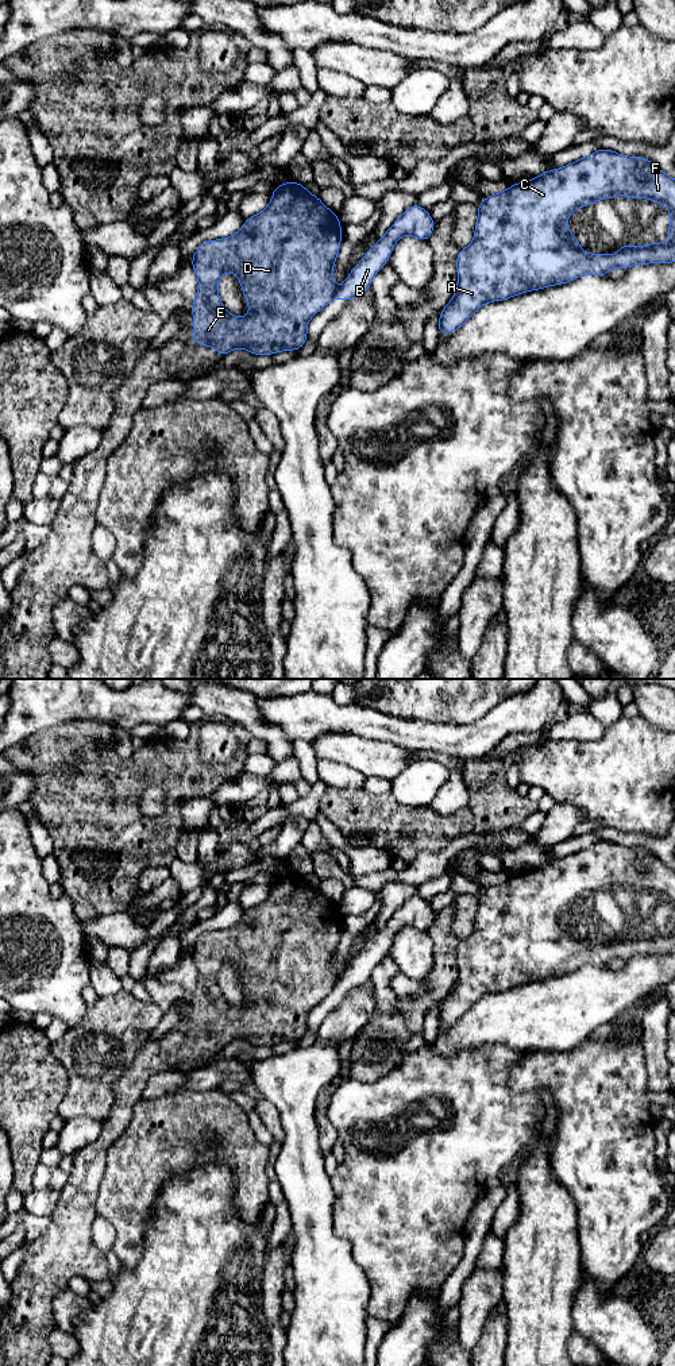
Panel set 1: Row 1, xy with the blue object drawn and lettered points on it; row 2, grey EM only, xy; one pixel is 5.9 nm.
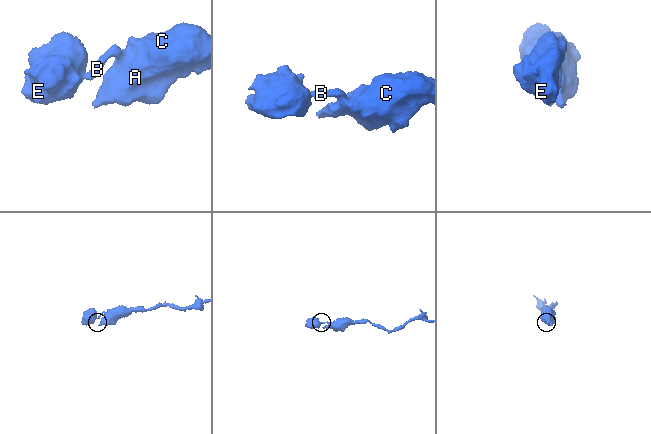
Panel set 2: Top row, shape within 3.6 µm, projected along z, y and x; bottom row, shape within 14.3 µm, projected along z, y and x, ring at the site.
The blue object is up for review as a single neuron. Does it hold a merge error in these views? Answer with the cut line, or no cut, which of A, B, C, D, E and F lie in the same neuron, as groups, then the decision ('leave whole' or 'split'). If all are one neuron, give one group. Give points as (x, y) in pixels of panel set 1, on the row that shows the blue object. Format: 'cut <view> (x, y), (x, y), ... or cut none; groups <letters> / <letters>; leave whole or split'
cut xy (336, 289), (332, 296); groups A B C F / D E; split

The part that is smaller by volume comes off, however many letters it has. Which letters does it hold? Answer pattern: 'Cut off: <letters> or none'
Cut off: D, E

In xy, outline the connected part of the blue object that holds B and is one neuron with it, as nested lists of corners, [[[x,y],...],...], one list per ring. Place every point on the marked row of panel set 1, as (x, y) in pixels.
[[[414,204],[406,209],[386,234],[370,248],[360,262],[352,267],[347,279],[335,292],[335,298],[352,300],[371,288],[375,274],[387,265],[396,243],[405,235],[428,242],[435,221],[427,209]]]

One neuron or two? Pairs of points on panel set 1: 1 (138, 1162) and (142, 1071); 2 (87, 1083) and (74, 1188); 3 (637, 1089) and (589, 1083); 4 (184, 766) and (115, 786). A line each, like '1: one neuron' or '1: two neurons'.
1: two neurons
2: two neurons
3: one neuron
4: one neuron

